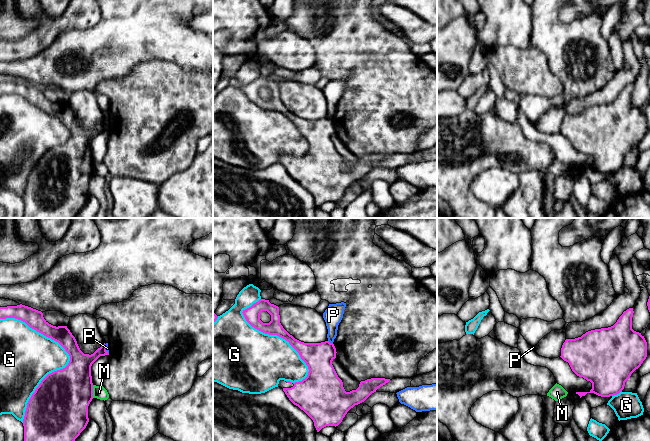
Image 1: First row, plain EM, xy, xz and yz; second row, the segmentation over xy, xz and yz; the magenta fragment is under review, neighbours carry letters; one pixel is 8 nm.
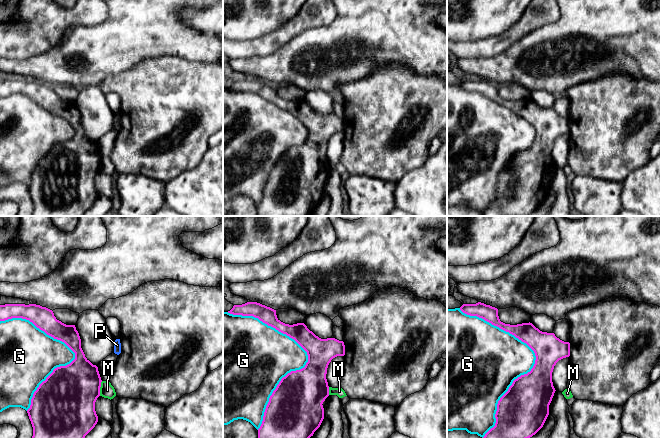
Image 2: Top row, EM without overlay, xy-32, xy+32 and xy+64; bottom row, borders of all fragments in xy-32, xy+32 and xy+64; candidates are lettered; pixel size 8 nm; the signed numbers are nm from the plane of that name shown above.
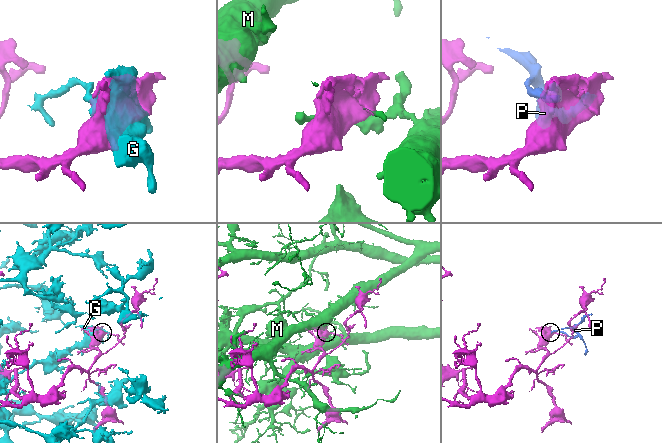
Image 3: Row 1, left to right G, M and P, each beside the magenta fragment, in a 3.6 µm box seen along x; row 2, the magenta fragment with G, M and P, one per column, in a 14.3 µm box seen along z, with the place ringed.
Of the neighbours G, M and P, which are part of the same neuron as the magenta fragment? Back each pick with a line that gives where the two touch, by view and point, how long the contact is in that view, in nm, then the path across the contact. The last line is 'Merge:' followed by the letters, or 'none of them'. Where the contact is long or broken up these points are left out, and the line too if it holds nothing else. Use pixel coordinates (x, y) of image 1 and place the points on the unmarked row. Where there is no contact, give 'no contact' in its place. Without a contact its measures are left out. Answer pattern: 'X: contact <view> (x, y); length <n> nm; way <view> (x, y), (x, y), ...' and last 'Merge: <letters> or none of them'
Merge: none of them

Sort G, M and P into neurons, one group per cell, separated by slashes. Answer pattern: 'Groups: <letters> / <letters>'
Groups: G / M / P

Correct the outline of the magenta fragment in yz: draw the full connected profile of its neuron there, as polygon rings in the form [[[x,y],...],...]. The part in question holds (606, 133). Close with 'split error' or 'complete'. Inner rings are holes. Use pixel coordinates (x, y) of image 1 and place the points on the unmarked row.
[[[633,84],[623,88],[617,98],[608,104],[586,108],[581,113],[566,115],[561,124],[561,134],[568,138],[572,147],[592,159],[589,168],[576,168],[580,172],[594,169],[610,173],[622,168],[625,158],[647,133],[647,118],[641,109],[632,105]]]; complete

